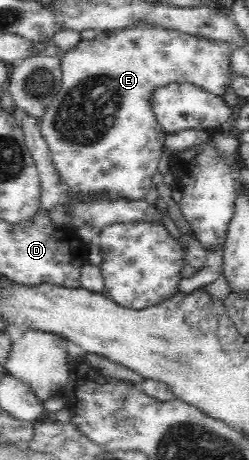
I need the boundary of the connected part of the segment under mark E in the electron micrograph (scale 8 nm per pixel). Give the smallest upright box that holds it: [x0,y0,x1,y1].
[40,25,233,204]

